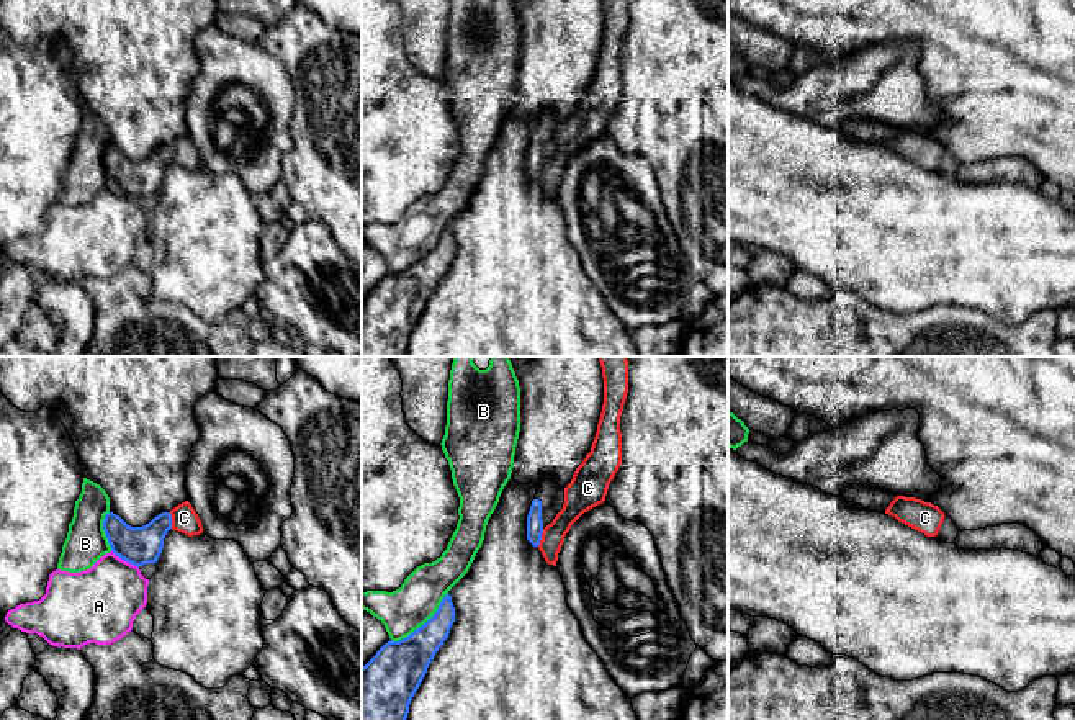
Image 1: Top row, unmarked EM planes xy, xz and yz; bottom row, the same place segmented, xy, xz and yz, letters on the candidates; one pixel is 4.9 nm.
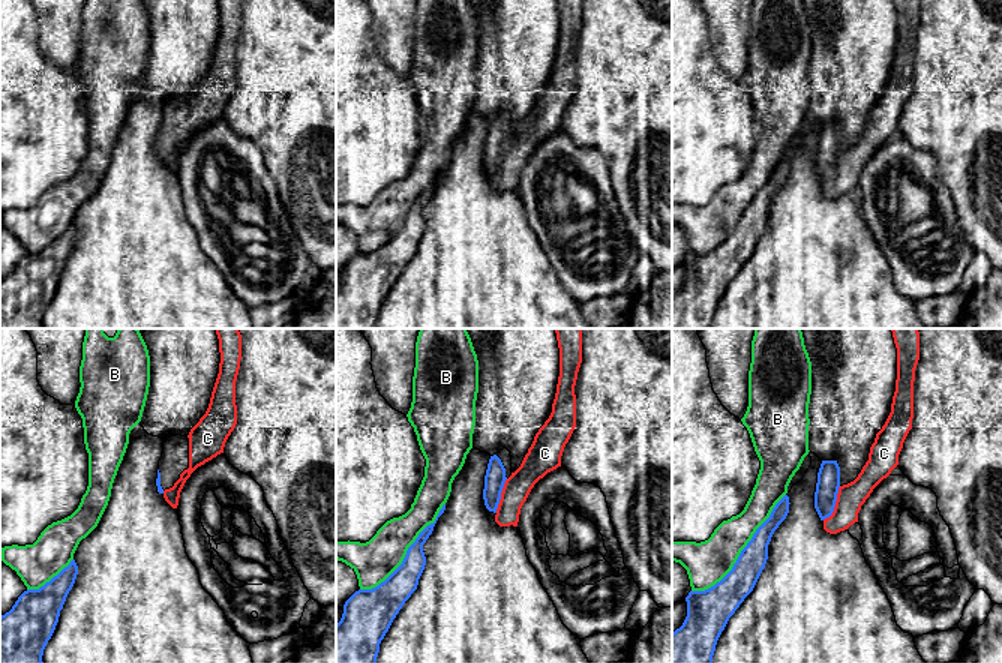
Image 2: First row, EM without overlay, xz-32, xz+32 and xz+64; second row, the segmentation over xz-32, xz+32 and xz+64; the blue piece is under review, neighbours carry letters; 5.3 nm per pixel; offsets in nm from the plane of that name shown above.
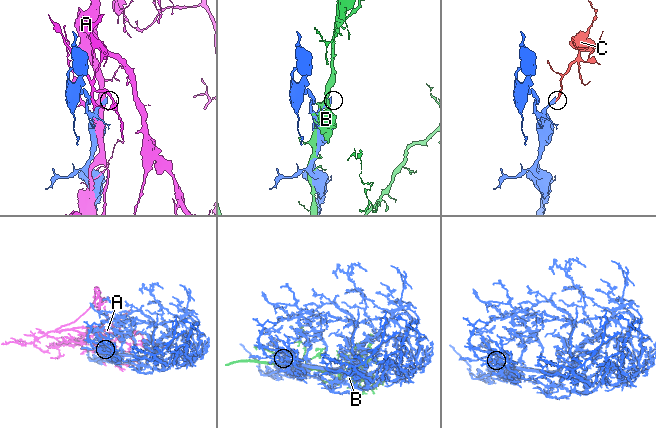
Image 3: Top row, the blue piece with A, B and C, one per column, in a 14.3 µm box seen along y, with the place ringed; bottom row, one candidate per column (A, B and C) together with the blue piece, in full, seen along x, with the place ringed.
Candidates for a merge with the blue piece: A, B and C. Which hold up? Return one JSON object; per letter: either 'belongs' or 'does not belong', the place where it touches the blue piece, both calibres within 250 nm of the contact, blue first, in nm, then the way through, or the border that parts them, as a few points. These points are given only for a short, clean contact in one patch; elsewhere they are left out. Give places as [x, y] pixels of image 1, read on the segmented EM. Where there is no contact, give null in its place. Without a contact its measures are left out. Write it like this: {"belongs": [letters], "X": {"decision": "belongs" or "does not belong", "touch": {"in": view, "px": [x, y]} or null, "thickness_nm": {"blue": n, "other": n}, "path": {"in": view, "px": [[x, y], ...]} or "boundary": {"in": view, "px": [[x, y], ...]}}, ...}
{"belongs": ["C"], "A": {"decision": "does not belong", "touch": {"in": "xy", "px": [125, 560]}, "thickness_nm": {"blue": 190, "other": 360}}, "B": {"decision": "does not belong", "touch": {"in": "xz", "px": [424, 624]}, "thickness_nm": {"blue": 260, "other": 220}}, "C": {"decision": "belongs", "touch": {"in": "xz", "px": [540, 537]}, "thickness_nm": {"blue": 80, "other": 130}, "path": {"in": "xz", "px": [[534, 519], [534, 529], [540, 537], [576, 501]]}}}

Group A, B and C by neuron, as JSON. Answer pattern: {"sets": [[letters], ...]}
{"sets": [["A"], ["B"], ["C"]]}

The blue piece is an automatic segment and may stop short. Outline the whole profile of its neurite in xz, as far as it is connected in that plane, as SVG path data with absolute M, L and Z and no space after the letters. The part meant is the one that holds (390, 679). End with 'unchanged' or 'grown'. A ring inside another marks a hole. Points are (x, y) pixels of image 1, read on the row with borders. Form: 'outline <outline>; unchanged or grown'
outline M452 596L409 637L385 643L362 668L362 720L406 720L435 653L455 622Z; unchanged

